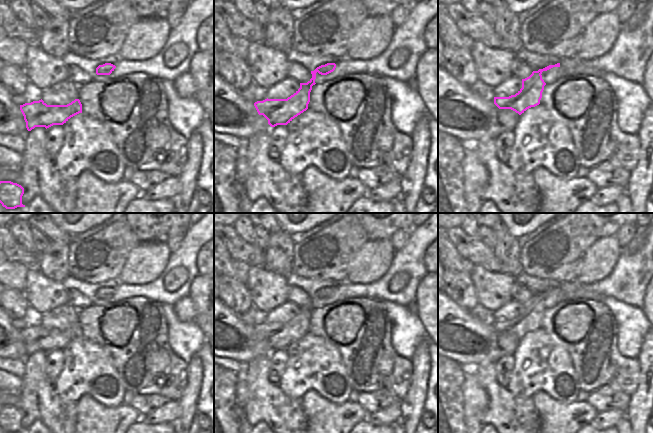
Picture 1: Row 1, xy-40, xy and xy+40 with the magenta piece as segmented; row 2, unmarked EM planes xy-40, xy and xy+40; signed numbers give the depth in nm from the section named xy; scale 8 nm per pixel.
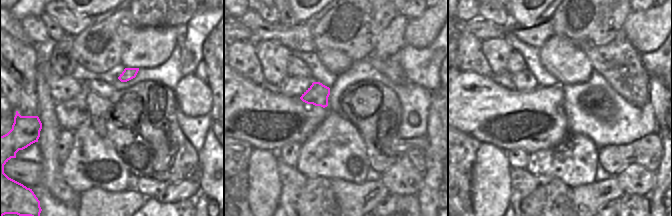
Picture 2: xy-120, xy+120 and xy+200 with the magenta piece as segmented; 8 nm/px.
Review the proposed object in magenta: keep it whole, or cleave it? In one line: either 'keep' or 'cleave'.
keep

